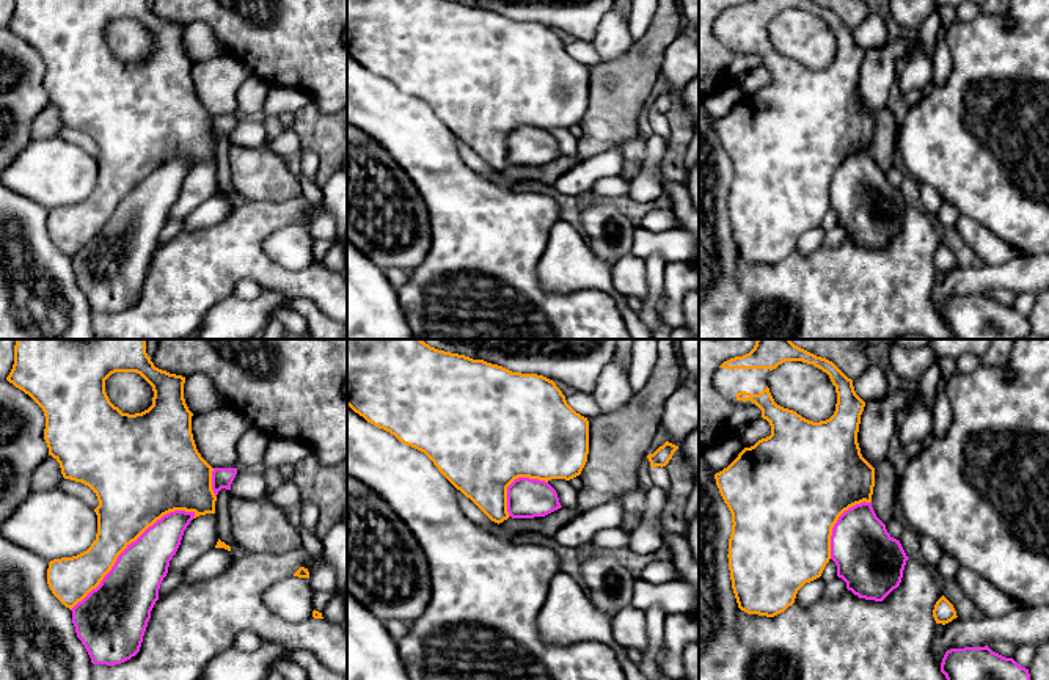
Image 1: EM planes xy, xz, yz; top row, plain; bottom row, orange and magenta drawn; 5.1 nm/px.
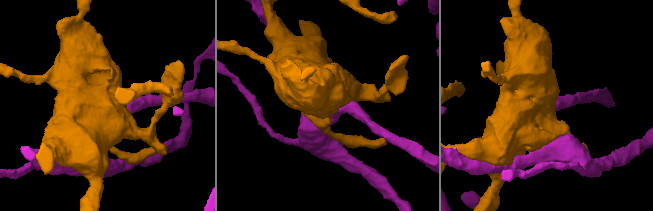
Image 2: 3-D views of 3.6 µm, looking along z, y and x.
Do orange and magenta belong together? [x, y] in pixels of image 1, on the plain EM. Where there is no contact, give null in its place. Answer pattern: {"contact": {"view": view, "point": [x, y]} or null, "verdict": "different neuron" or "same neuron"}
{"contact": {"view": "xy", "point": [129, 192]}, "verdict": "same neuron"}

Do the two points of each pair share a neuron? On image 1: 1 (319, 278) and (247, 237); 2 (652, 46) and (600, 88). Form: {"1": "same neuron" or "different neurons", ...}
{"1": "same neuron", "2": "same neuron"}

